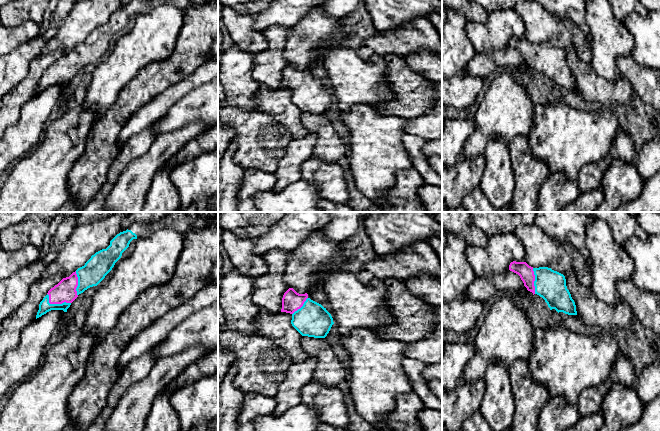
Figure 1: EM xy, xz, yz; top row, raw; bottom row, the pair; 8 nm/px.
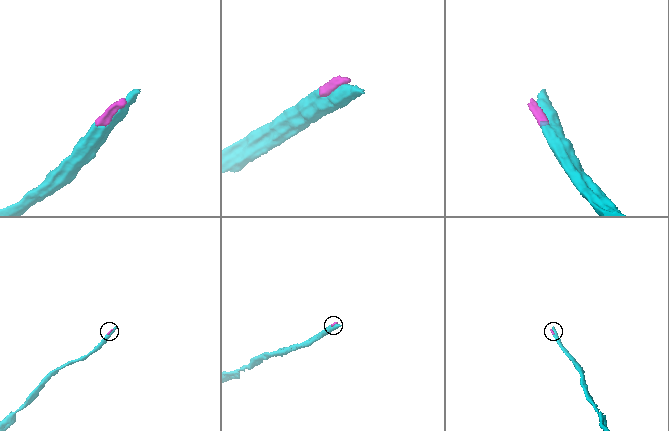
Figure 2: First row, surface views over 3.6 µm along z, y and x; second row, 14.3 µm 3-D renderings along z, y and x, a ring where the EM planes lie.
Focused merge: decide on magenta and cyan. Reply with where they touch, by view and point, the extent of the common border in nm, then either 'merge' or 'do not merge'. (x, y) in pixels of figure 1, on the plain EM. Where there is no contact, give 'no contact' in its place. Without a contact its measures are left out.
xy (55, 79) | 200 nm | merge

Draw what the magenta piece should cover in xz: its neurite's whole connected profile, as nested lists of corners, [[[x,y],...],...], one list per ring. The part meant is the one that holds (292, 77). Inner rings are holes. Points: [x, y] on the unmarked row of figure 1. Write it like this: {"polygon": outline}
{"polygon": [[[293,64],[284,69],[281,88],[292,91],[291,100],[302,112],[325,114],[334,100],[326,84]]]}

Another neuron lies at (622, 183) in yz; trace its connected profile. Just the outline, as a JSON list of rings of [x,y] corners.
[[[616,160],[611,164],[602,179],[600,186],[605,197],[595,212],[615,212],[621,205],[638,198],[643,191],[644,185],[635,161],[624,163],[621,160]]]

